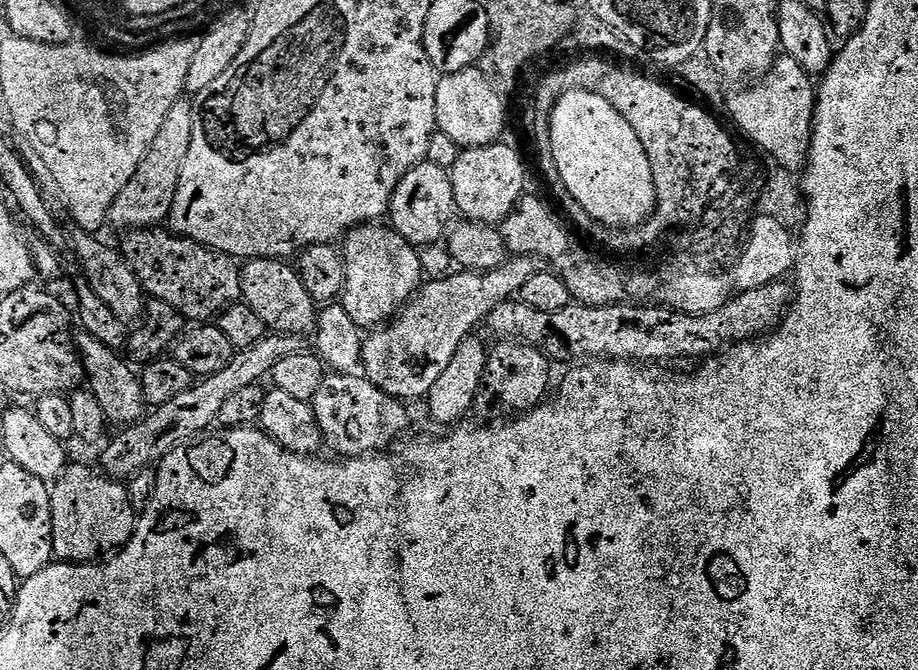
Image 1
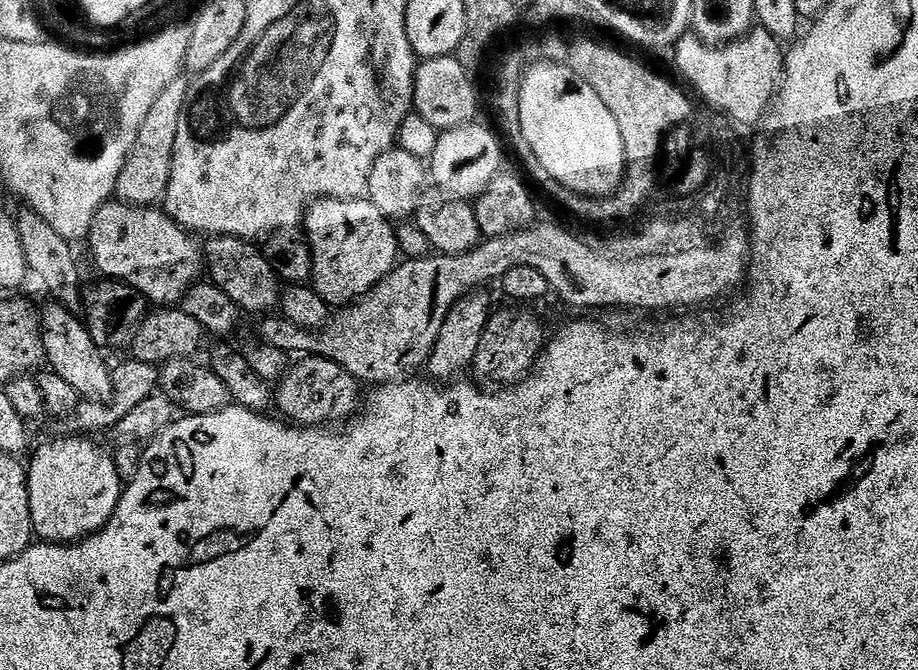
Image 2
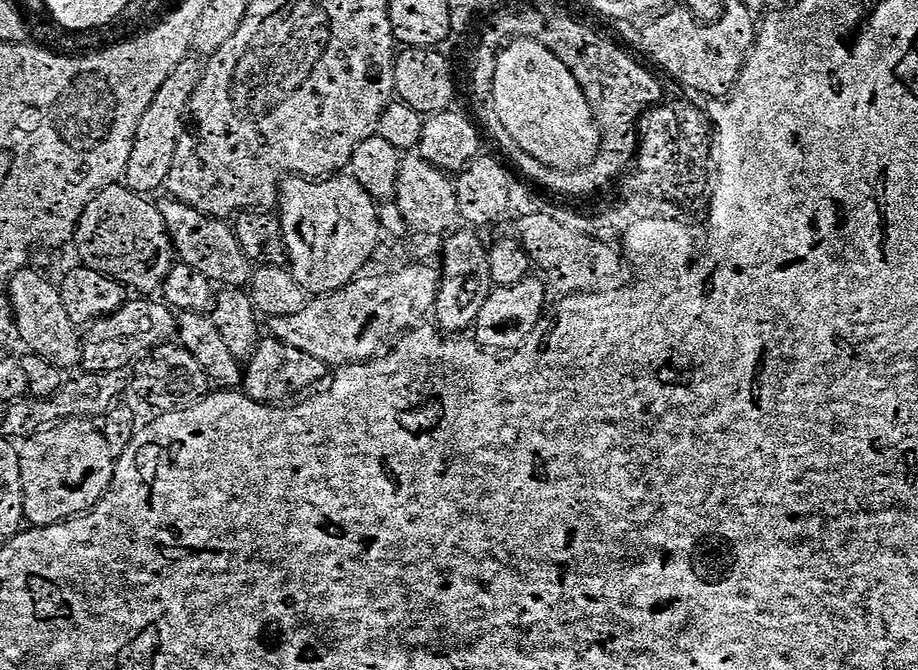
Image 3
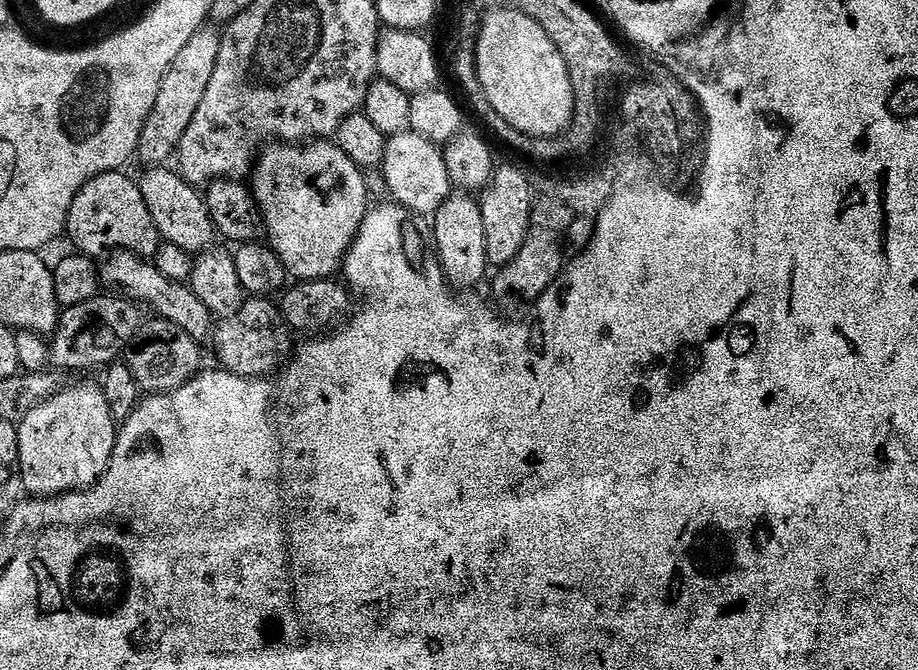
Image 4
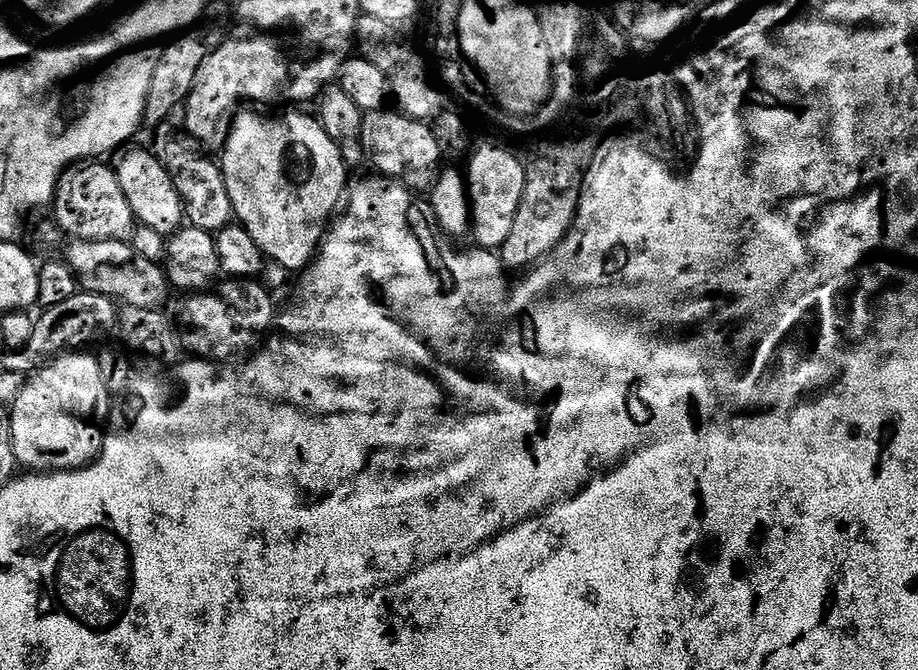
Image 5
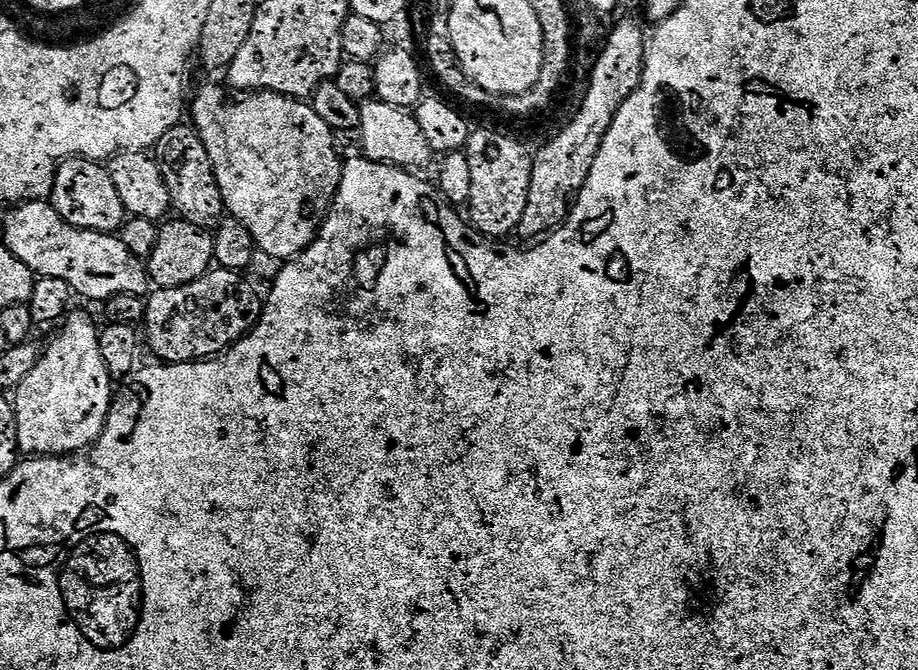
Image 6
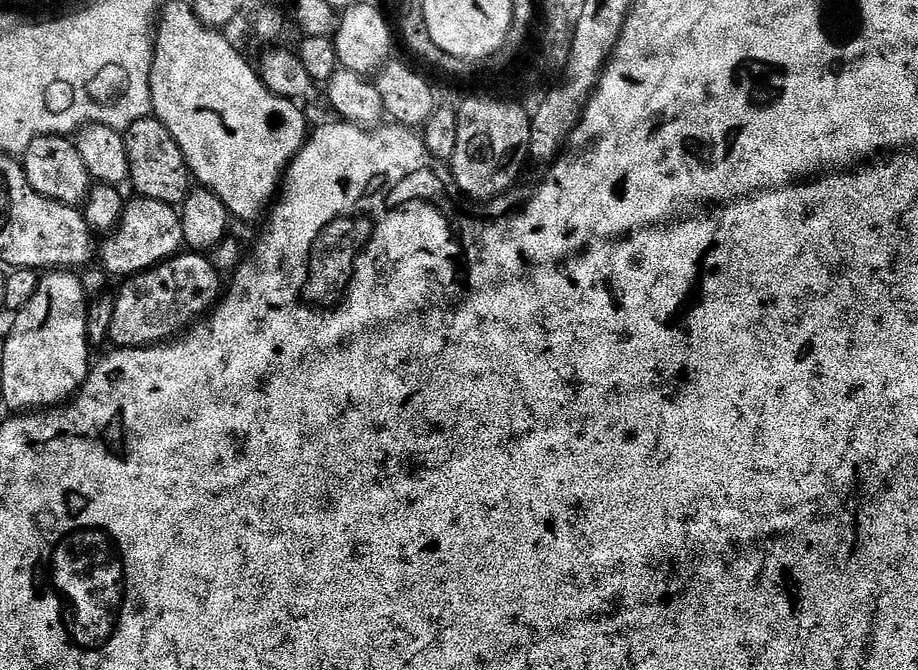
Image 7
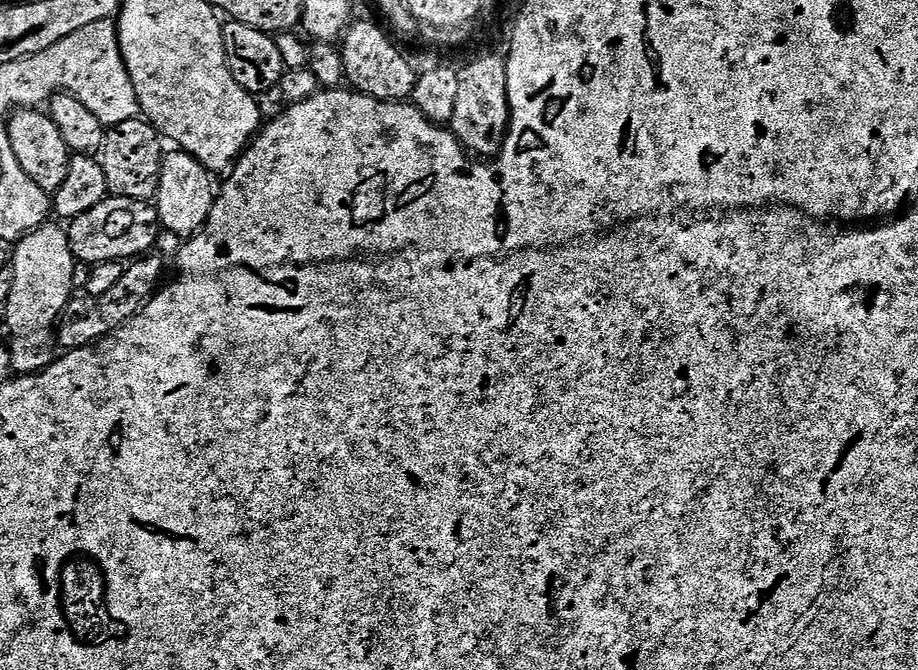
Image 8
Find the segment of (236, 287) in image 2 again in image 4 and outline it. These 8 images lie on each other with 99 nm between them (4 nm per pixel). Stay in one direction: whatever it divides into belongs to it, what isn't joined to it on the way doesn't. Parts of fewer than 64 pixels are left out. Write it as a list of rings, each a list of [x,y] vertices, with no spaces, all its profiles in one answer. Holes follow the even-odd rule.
[[[152,166],[147,169],[144,177],[139,177],[140,193],[154,226],[160,231],[161,237],[167,243],[180,247],[189,254],[199,254],[205,251],[213,242],[214,225],[203,195],[200,196],[193,185],[185,182],[179,171],[168,166]]]

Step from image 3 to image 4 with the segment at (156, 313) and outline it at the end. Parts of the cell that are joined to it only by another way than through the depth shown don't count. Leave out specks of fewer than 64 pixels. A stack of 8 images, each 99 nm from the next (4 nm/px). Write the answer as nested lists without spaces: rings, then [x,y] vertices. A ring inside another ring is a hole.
[[[100,294],[95,300],[64,308],[59,324],[50,336],[51,363],[72,372],[84,372],[99,364],[111,365],[117,359],[115,356],[135,338],[140,328],[139,311],[141,309],[133,301],[112,294]]]

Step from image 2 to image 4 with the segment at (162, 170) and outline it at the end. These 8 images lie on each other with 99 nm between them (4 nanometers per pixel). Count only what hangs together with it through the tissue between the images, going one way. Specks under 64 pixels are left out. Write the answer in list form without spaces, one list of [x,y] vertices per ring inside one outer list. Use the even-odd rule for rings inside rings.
[[[202,27],[174,59],[141,132],[138,160],[140,158],[144,166],[164,166],[169,163],[171,156],[173,159],[177,155],[182,134],[186,134],[186,126],[190,126],[194,113],[198,111],[198,102],[202,102],[202,94],[206,94],[206,86],[210,86],[210,78],[214,78],[221,39],[221,33],[215,27]]]

